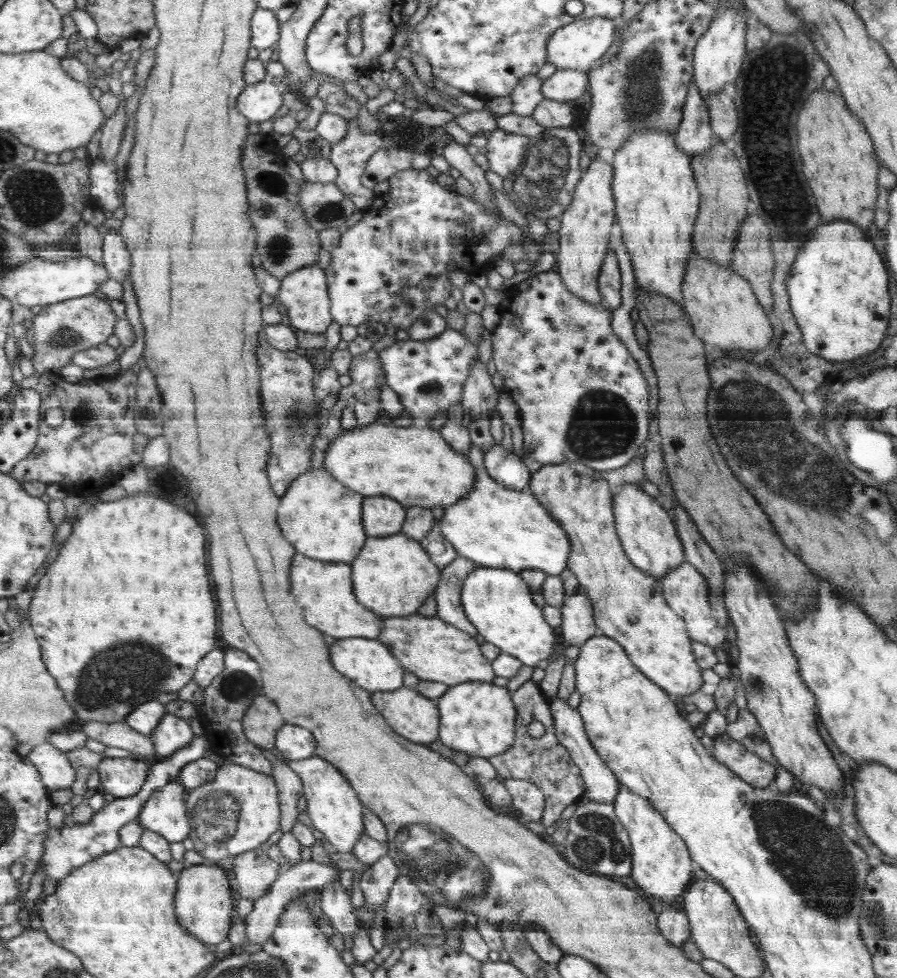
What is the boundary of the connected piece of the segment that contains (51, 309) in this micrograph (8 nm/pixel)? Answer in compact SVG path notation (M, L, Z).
M100 294L44 307L33 321L34 364L40 373L58 373L60 368L72 363L74 355L108 342L108 338L115 335L119 322L112 304Z

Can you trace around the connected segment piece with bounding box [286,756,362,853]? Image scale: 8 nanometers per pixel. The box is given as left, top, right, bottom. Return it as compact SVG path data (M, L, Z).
M312 756L310 759L288 761L287 766L300 778L304 798L308 801L308 817L314 829L340 852L352 852L362 836L362 804L353 786L348 784L332 763Z

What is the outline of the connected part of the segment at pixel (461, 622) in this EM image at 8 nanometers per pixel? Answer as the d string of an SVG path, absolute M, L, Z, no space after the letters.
M458 555L450 564L442 569L441 582L438 583L436 595L437 614L436 616L452 626L456 626L475 637L479 632L468 620L461 602L462 585L464 579L476 564L464 556Z

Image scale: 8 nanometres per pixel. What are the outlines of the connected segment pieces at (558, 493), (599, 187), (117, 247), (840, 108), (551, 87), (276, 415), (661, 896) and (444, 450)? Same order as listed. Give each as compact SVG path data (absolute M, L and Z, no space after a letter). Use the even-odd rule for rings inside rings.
M576 461L542 465L534 473L529 489L568 534L573 552L570 554L567 569L578 579L580 591L586 593L592 601L593 617L597 620L598 628L602 629L602 634L618 641L629 653L630 660L666 692L682 697L696 692L702 684L702 678L692 652L692 638L685 621L670 608L660 580L634 565L624 546L620 544L614 512L614 495L618 494L618 488L614 488L614 484L610 484L605 475L601 476L600 471Z
M596 157L590 162L586 172L582 175L581 182L574 191L574 200L561 216L560 249L556 253L554 271L561 276L565 288L573 296L580 297L582 301L590 304L600 304L600 275L602 265L605 263L608 252L608 232L614 224L613 193L614 168L606 161Z
M120 230L105 232L104 264L111 272L112 280L123 282L126 277L131 277L133 256Z
M820 87L810 95L806 108L802 108L798 136L802 136L806 178L814 196L818 196L818 204L822 204L822 218L850 218L850 221L868 230L872 224L872 208L878 197L876 176L880 159L861 117L848 107L843 96Z
M564 68L546 79L541 91L546 99L571 103L580 100L588 90L588 72Z
M261 338L258 360L262 360L262 406L266 418L266 432L272 440L272 452L268 460L268 478L276 496L286 494L295 479L314 469L314 444L322 436L320 428L326 424L328 412L318 407L318 383L316 374L306 357L295 351L281 351Z
M619 786L618 794L612 804L615 816L622 824L622 827L628 831L632 850L631 873L629 876L634 879L637 887L644 894L658 898L660 902L665 902L666 906L678 906L678 902L674 898L678 894L686 892L686 888L690 886L690 874L692 874L692 860L688 856L689 848L685 844L685 841L666 822L662 814L657 812L656 806L651 801L646 797L638 795L638 793L631 792L626 786Z
M379 420L378 422L373 422L372 424L363 426L363 427L354 427L353 429L343 429L342 433L338 435L337 438L334 438L326 453L324 454L324 468L328 469L329 472L334 472L334 476L338 476L337 480L342 480L342 484L350 484L350 488L354 488L354 492L362 492L364 496L390 496L394 500L402 500L402 505L406 504L409 507L422 507L432 509L434 506L441 506L444 509L450 505L457 503L462 498L466 498L466 495L470 494L470 491L473 490L475 482L477 482L477 468L473 465L473 462L469 460L469 456L462 456L461 453L458 453L448 441L445 440L445 437L442 436L439 430L425 426L420 422L412 428L406 427L396 427L395 425L389 423L388 421Z

